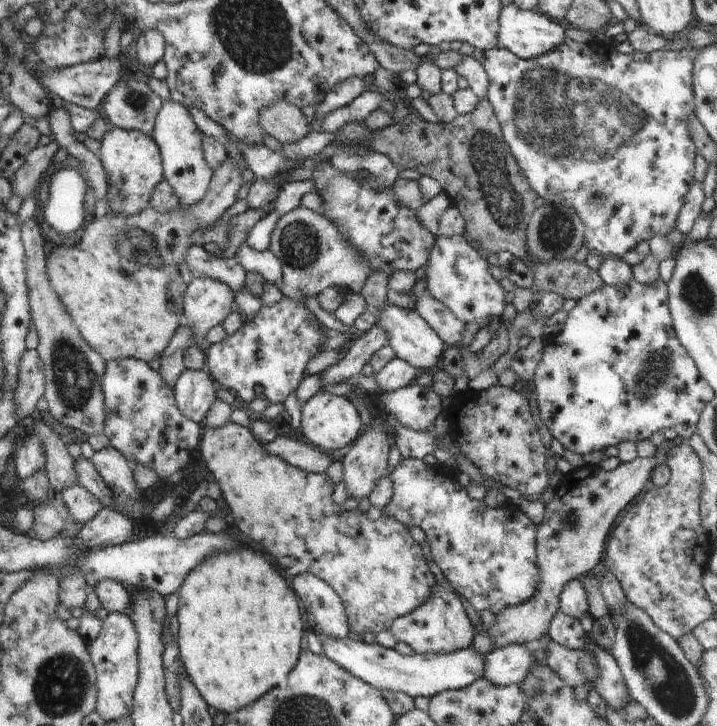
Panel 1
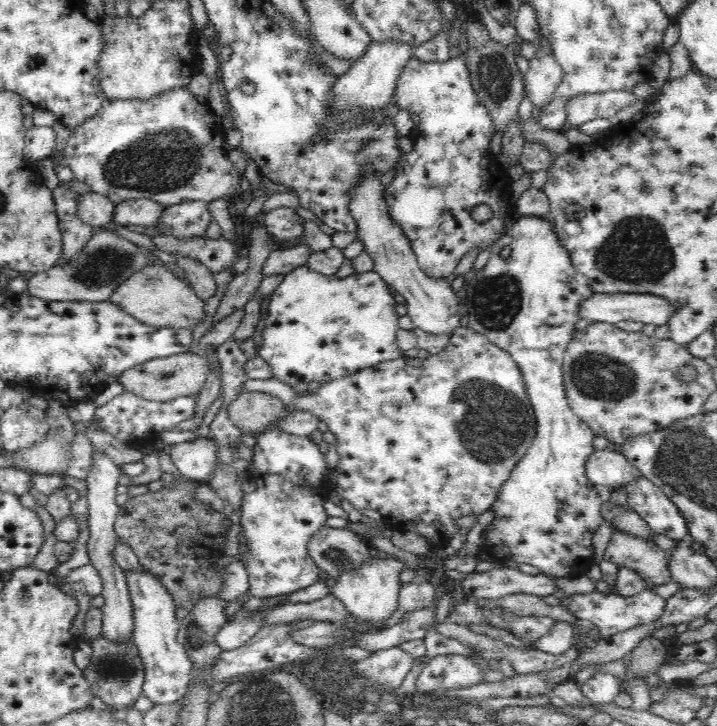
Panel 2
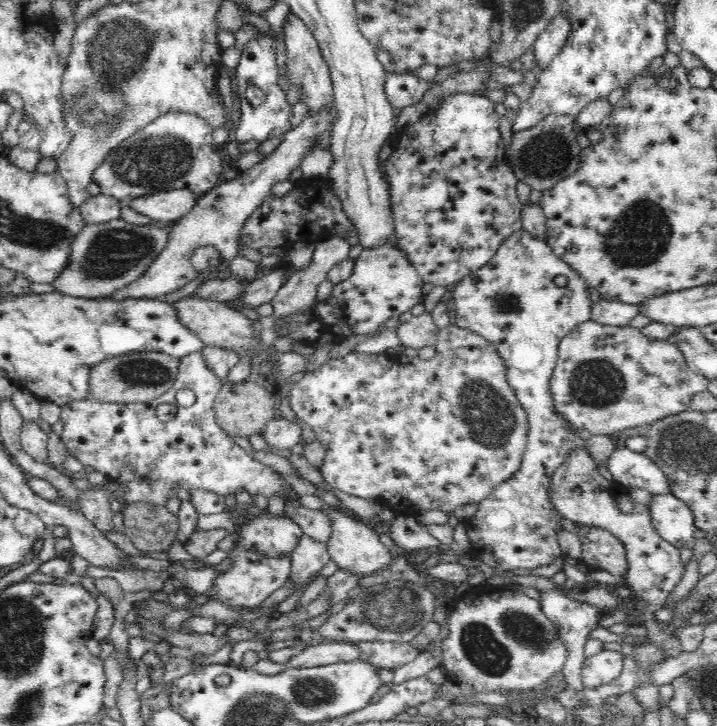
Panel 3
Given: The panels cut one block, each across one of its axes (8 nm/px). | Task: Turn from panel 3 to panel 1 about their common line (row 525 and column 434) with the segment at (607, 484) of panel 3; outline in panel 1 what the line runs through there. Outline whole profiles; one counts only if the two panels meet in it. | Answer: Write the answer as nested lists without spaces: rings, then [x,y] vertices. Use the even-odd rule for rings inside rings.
[[[437,582],[436,586],[432,588],[432,596],[422,604],[421,608],[416,608],[414,612],[402,616],[402,618],[392,622],[389,631],[392,636],[396,638],[397,642],[404,642],[410,646],[416,654],[452,654],[458,650],[466,650],[472,646],[474,636],[473,626],[466,615],[464,604],[461,598],[456,594],[452,585],[448,582]]]

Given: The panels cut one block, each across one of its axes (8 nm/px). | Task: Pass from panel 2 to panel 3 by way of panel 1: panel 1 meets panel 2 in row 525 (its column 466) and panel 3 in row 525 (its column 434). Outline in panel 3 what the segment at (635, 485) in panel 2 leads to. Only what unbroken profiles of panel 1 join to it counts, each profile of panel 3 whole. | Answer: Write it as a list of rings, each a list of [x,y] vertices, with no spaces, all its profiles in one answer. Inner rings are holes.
[[[672,493],[652,495],[649,511],[652,524],[664,540],[679,549],[682,547],[694,548],[694,540],[699,535],[699,531],[695,525],[694,513],[685,502],[676,498]]]

